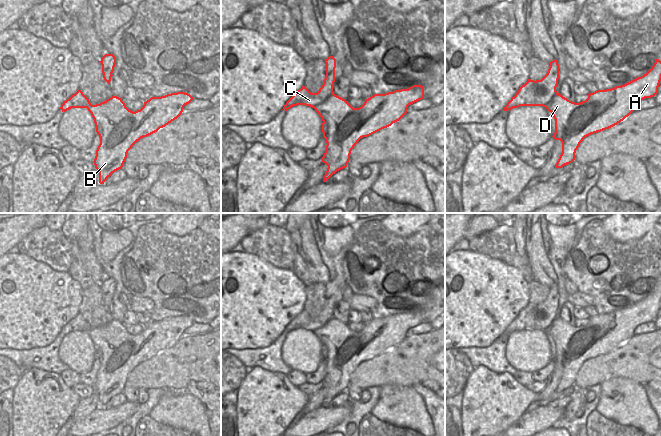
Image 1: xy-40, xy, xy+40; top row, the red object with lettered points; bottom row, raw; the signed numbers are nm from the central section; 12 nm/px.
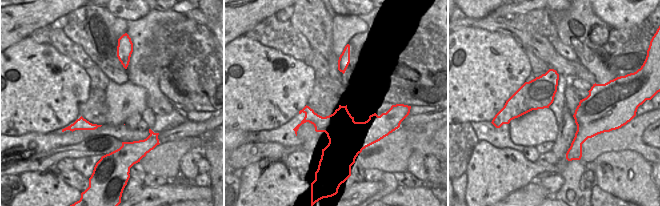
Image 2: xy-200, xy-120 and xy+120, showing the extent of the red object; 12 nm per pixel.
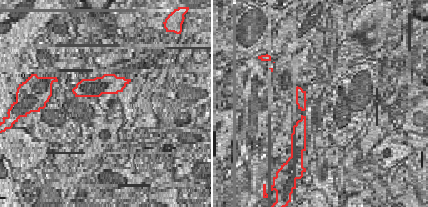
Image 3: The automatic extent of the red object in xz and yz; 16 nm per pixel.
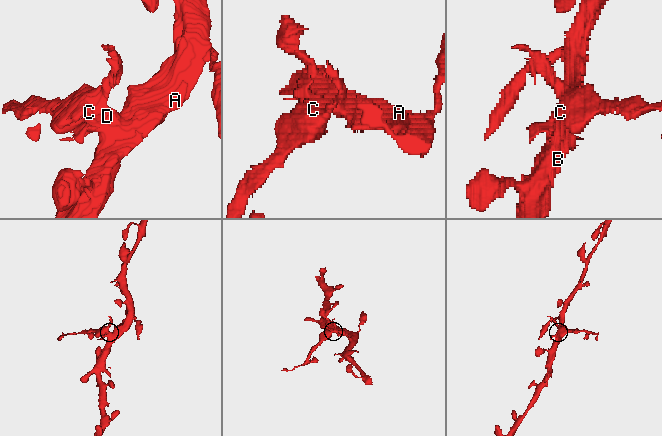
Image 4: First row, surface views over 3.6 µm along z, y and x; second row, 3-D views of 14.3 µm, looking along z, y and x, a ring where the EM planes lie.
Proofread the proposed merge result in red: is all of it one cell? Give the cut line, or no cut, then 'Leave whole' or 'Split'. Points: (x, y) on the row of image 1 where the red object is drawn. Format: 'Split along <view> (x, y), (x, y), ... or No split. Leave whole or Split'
Split along xy (333, 93), (323, 103), (323, 112), (330, 120), (324, 134). Split.

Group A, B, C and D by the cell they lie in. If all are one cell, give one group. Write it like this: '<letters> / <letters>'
A B D / C

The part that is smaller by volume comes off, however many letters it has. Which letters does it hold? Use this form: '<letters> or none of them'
C

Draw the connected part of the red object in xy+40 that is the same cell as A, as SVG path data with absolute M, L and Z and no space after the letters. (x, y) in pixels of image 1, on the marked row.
M656 59L652 68L643 76L621 86L597 90L588 94L588 98L580 103L572 102L556 93L546 107L555 119L555 133L552 137L562 142L562 153L556 163L556 168L562 168L575 160L576 150L585 137L617 125L634 111L634 106L638 101L654 97L658 93L660 81L661 61Z

